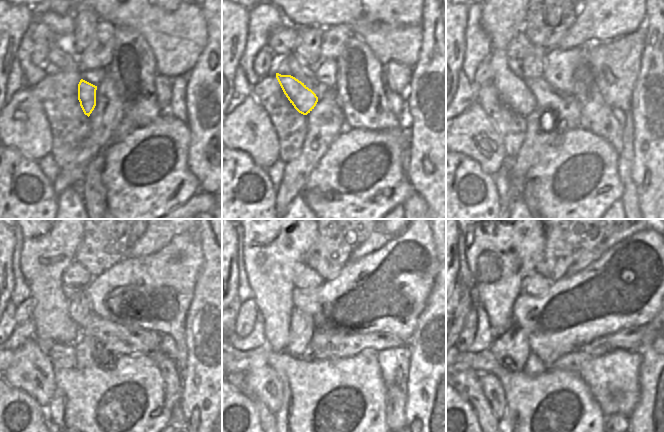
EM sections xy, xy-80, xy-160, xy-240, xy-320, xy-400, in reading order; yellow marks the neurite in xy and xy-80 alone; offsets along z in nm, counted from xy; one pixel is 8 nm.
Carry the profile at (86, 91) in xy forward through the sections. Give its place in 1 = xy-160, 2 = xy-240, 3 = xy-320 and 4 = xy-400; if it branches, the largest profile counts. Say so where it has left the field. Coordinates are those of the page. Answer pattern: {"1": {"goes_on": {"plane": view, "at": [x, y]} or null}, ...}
{"1": {"goes_on": {"plane": "xy-160", "at": [502, 15]}}, "2": {"goes_on": {"plane": "xy-240", "at": [50, 239]}}, "3": {"goes_on": {"plane": "xy-320", "at": [276, 239]}}, "4": {"goes_on": {"plane": "xy-400", "at": [503, 239]}}}

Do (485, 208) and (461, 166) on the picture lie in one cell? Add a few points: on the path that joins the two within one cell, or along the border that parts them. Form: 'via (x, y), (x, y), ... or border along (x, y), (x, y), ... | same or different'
via (473, 201), (461, 189), (461, 178) | same

